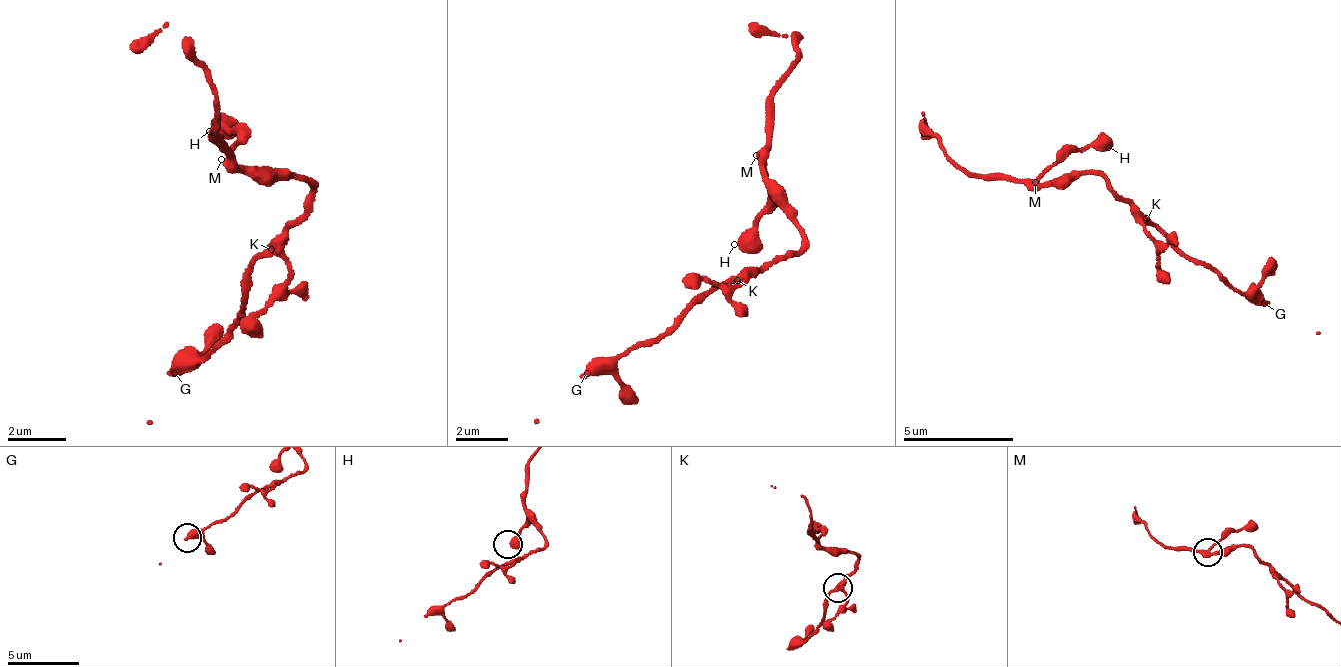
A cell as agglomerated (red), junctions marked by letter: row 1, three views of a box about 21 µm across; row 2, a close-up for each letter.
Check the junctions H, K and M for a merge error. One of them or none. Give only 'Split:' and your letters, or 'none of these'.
Split: none of these

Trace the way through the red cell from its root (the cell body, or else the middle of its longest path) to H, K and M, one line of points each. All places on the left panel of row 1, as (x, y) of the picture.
H: (312, 184), (291, 176), (251, 170), (233, 154), (240, 145), (231, 135), (227, 137), (218, 127), (209, 131)
K: (312, 184), (299, 219), (285, 220), (272, 247)
M: (312, 184), (291, 176), (230, 167), (221, 159)

